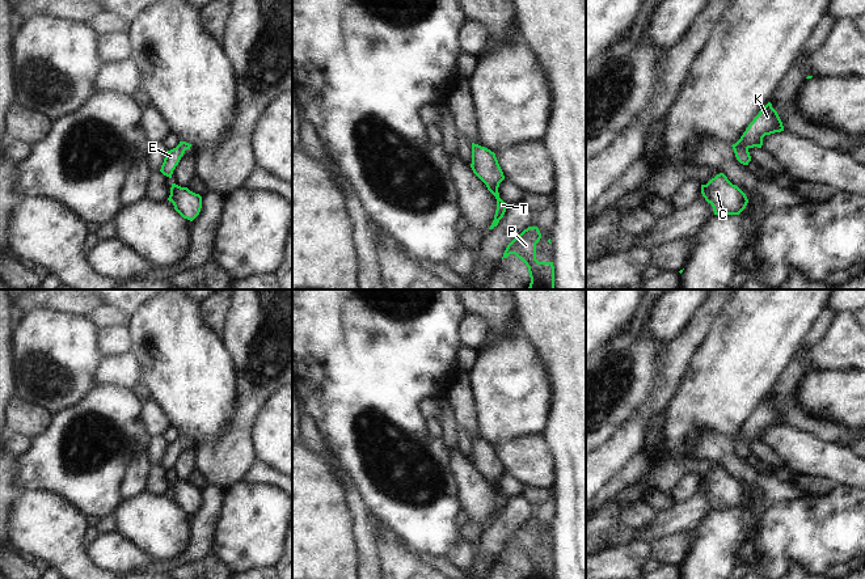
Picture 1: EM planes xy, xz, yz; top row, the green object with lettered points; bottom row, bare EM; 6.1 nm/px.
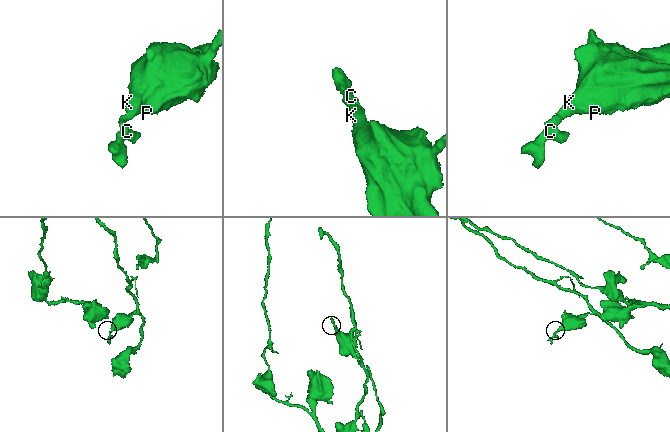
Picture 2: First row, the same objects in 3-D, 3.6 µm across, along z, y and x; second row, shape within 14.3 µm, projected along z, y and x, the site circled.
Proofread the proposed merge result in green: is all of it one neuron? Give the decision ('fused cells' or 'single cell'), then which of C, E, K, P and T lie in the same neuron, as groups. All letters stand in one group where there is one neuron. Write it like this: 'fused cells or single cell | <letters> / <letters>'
single cell | C E K P T

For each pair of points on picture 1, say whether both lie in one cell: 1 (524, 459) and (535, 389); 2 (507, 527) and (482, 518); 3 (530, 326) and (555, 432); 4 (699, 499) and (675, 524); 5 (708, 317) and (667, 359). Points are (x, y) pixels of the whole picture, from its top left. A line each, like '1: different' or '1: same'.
1: different
2: different
3: same
4: same
5: same

